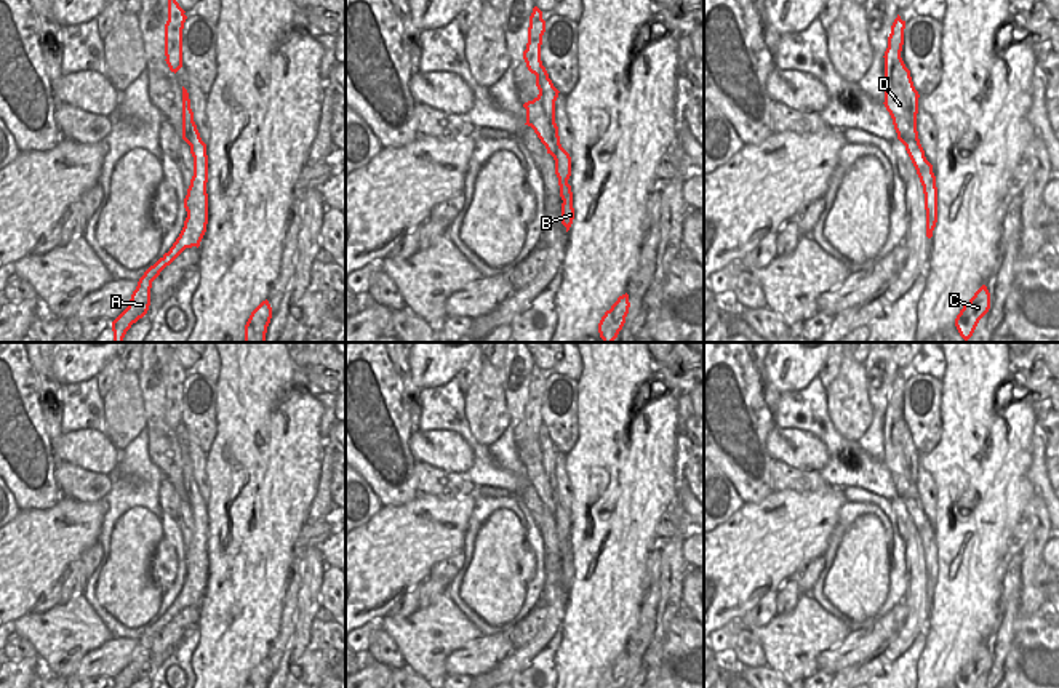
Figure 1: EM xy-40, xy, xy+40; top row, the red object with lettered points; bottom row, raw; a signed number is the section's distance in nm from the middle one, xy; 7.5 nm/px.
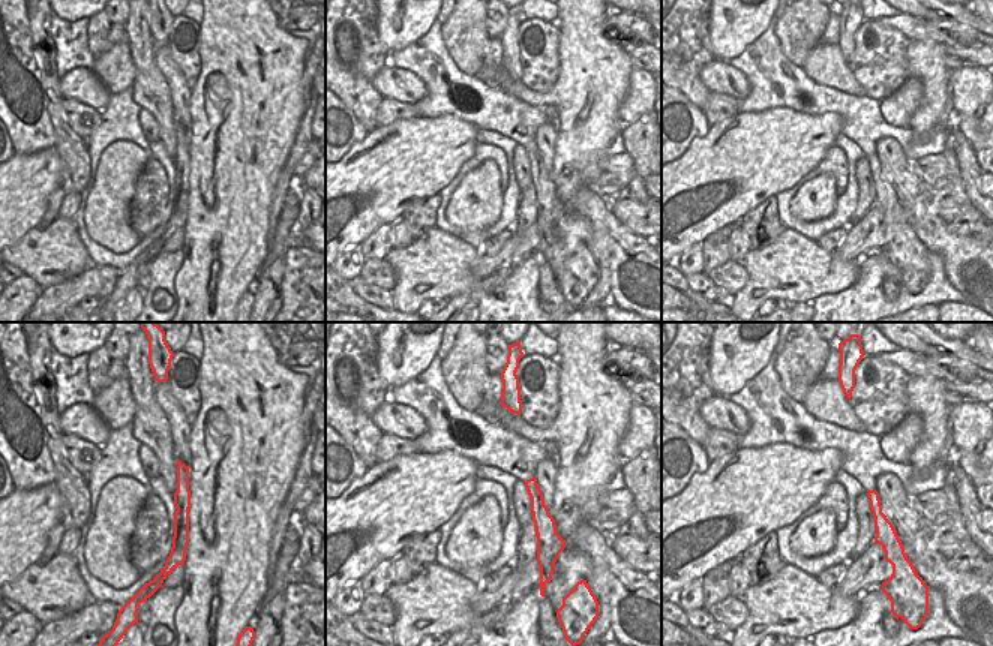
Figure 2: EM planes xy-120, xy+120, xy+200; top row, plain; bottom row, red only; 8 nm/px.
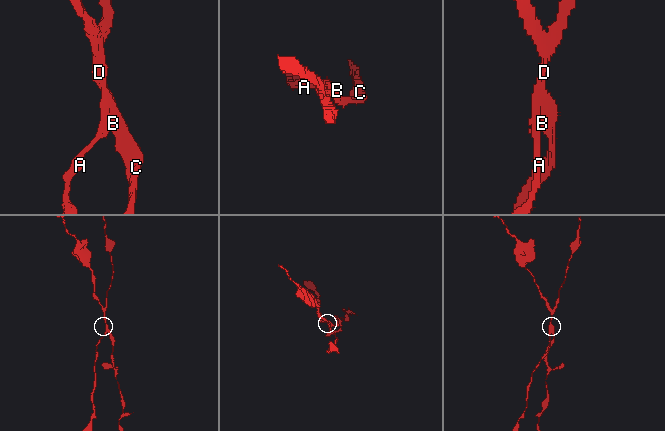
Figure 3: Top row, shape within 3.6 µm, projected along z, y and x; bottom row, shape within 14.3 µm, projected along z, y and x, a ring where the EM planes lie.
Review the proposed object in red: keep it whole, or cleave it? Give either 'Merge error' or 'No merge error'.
Merge error.

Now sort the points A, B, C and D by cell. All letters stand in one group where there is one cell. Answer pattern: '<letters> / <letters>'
A D / B C

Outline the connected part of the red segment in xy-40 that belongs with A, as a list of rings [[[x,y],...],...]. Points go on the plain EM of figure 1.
[[[182,445],[182,498],[190,504],[194,515],[194,534],[184,557],[187,576],[184,586],[170,606],[154,624],[139,637],[131,653],[128,666],[112,680],[112,688],[130,688],[133,682],[142,677],[150,664],[152,640],[170,624],[186,606],[200,605],[208,582],[208,514],[206,502],[202,499],[187,448]]]

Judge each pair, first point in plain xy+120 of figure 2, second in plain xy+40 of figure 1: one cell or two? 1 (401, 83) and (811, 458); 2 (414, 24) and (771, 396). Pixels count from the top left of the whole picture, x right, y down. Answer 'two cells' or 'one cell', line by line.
1: one cell
2: two cells

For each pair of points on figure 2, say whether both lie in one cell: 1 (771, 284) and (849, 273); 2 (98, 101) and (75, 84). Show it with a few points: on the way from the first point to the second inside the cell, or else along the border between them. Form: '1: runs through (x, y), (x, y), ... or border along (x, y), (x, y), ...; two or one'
1: runs through (791, 275), (830, 275); one
2: runs through (92, 95), (81, 84); one

